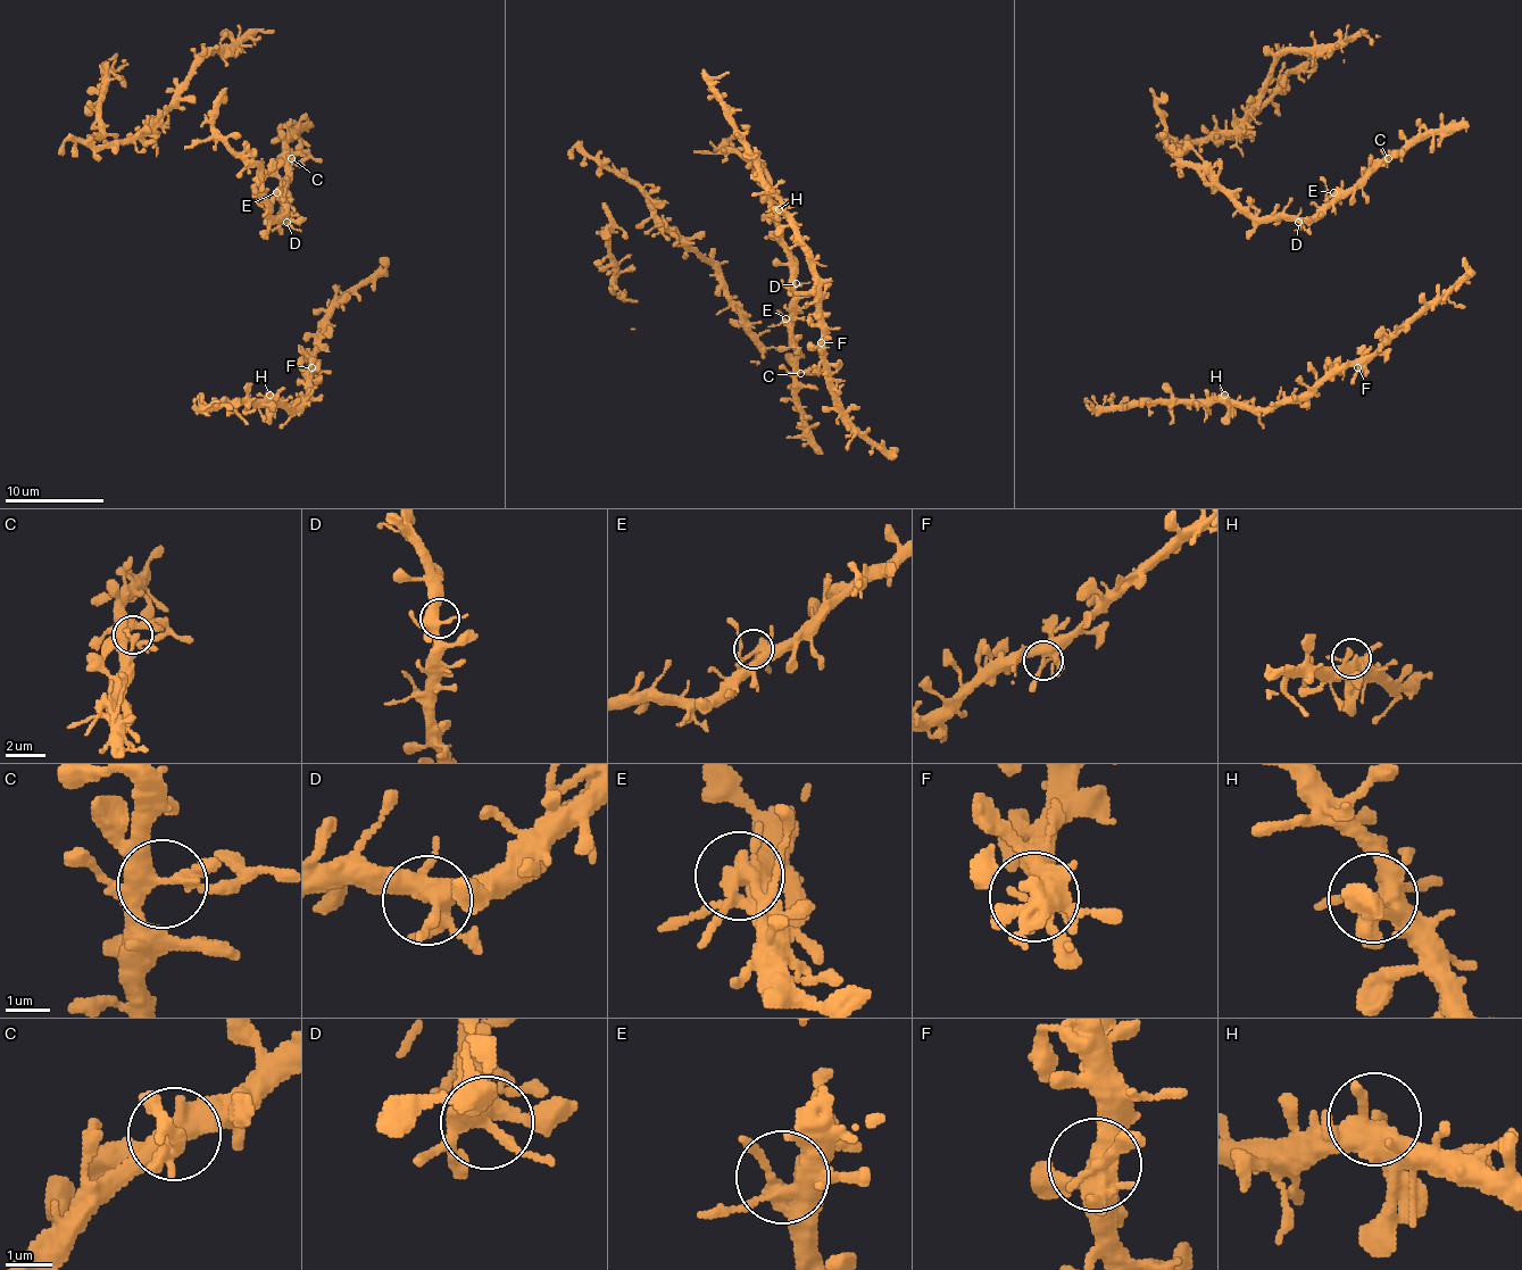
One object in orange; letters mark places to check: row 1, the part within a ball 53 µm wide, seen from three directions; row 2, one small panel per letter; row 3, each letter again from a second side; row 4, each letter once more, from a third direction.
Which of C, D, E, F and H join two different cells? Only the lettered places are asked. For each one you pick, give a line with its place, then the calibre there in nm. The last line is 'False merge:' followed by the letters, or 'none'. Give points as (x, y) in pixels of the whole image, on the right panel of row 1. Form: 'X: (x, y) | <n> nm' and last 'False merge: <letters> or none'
False merge: none

